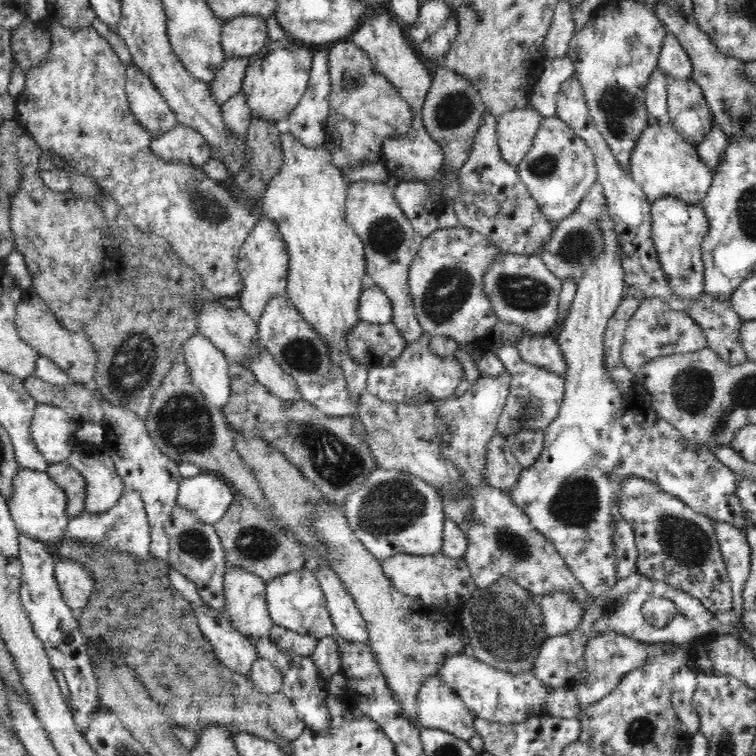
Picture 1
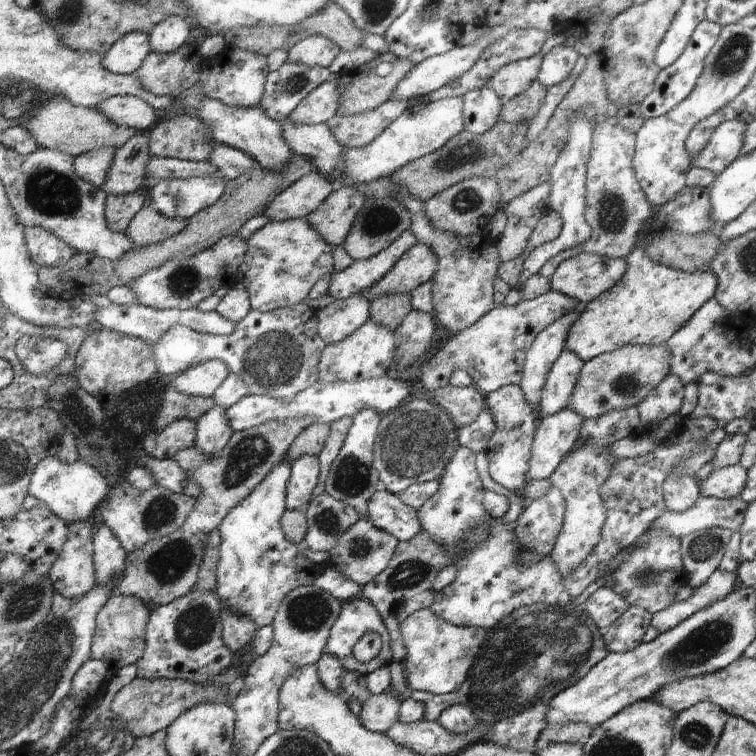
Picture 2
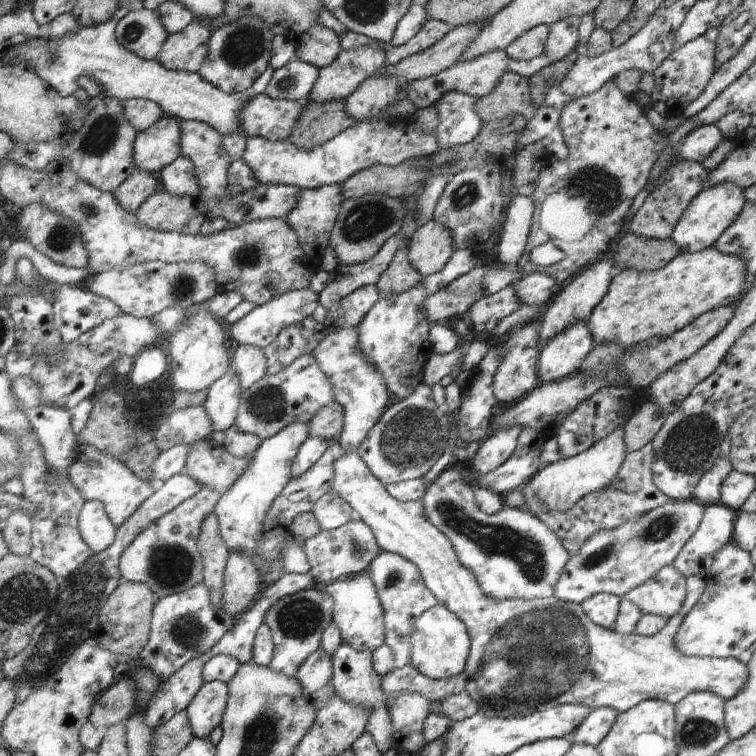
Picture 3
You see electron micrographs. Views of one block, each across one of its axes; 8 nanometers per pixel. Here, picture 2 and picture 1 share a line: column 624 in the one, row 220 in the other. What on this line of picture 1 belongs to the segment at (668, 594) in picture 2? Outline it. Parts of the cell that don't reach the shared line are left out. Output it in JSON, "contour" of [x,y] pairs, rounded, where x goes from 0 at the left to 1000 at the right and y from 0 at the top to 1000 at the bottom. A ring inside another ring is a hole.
{"contour":[[[791,237],[780,246],[775,259],[770,262],[762,278],[735,294],[731,310],[724,316],[721,331],[710,335],[709,339],[720,347],[720,351],[741,369],[741,373],[757,370],[762,378],[767,376],[767,369],[775,362],[775,357],[799,336],[799,311],[796,311],[795,283],[800,274],[800,257],[798,246]]]}

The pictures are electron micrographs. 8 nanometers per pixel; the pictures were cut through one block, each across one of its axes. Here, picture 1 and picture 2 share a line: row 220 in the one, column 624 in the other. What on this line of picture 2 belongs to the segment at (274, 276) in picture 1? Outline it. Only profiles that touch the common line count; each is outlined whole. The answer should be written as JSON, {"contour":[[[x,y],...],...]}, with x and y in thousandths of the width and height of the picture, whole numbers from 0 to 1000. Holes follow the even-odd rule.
{"contour":[[[763,336],[755,339],[753,344],[745,344],[742,349],[734,354],[734,360],[725,369],[728,385],[739,386],[745,392],[753,392],[758,397],[763,397],[770,403],[790,396],[800,384],[806,384],[816,370],[821,368],[827,357],[825,341],[795,341],[790,336]]]}

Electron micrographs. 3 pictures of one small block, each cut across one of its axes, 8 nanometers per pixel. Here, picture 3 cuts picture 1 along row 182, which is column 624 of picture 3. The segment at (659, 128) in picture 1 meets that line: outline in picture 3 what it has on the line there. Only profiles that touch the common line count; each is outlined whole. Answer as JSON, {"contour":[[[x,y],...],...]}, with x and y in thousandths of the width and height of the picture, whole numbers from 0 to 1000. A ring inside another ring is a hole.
{"contour":[[[471,595],[454,599],[448,606],[443,607],[443,611],[439,615],[442,628],[437,640],[437,646],[440,647],[452,660],[456,660],[466,669],[466,673],[476,683],[476,688],[491,700],[499,722],[505,729],[522,731],[525,735],[533,737],[536,741],[545,743],[552,750],[552,754],[554,754],[554,759],[558,762],[560,772],[567,779],[567,783],[573,784],[573,788],[575,788],[575,791],[581,795],[581,799],[589,800],[615,827],[618,839],[620,840],[622,856],[619,860],[616,877],[614,878],[612,893],[615,905],[612,915],[620,921],[623,926],[627,926],[631,930],[636,942],[644,935],[647,938],[656,938],[657,942],[663,942],[663,947],[694,947],[694,942],[717,939],[738,931],[771,930],[782,938],[790,935],[808,935],[820,943],[832,939],[832,935],[840,934],[841,931],[845,931],[845,929],[856,925],[872,925],[892,933],[905,921],[922,914],[935,914],[943,917],[944,919],[948,919],[951,923],[955,923],[958,927],[960,927],[967,922],[971,922],[975,915],[984,910],[987,899],[989,898],[989,886],[980,874],[976,874],[970,869],[952,872],[946,869],[903,868],[890,852],[890,843],[894,837],[896,829],[901,825],[901,821],[907,813],[907,810],[922,796],[922,792],[930,783],[933,759],[918,759],[910,763],[905,763],[907,784],[902,800],[890,815],[886,815],[881,820],[880,828],[877,828],[872,836],[868,836],[864,841],[860,843],[851,843],[849,840],[844,840],[840,836],[825,843],[820,839],[816,839],[811,833],[786,827],[776,817],[776,815],[774,815],[774,811],[771,810],[771,806],[767,803],[767,800],[737,794],[733,788],[697,794],[668,792],[664,795],[653,795],[638,784],[638,780],[634,778],[628,763],[626,759],[623,759],[623,755],[618,754],[615,750],[611,750],[610,746],[606,745],[595,717],[561,684],[560,671],[556,661],[528,664],[525,660],[515,656],[515,652],[509,648],[508,642],[505,642],[501,635],[499,635],[497,630],[492,628],[492,624],[488,624],[485,615],[480,611],[480,608],[478,608],[478,606],[475,606]]]}

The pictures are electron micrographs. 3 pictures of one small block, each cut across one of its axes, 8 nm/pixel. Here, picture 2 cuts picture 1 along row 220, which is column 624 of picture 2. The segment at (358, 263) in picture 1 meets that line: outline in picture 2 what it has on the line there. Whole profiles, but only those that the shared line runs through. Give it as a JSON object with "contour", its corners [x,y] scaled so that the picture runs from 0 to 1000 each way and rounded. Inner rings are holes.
{"contour":[[[839,328],[827,341],[827,357],[821,368],[811,376],[806,384],[800,384],[790,396],[770,403],[765,423],[755,429],[753,442],[745,455],[746,464],[758,466],[769,479],[774,480],[799,467],[808,467],[815,462],[831,456],[865,458],[876,456],[917,415],[927,407],[935,397],[940,397],[948,381],[948,368],[939,354],[919,357],[919,360],[905,360],[894,357],[877,349],[861,347],[856,339]]]}

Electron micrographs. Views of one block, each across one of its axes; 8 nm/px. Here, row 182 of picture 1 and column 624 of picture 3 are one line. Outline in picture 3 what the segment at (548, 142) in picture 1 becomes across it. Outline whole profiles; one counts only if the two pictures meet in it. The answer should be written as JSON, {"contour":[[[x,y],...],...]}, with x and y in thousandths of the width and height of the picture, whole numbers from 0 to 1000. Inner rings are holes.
{"contour":[[[917,659],[881,663],[839,689],[784,705],[759,734],[750,738],[731,779],[737,794],[769,799],[790,784],[820,790],[861,765],[876,749],[888,747],[910,712],[922,701],[933,668]]]}

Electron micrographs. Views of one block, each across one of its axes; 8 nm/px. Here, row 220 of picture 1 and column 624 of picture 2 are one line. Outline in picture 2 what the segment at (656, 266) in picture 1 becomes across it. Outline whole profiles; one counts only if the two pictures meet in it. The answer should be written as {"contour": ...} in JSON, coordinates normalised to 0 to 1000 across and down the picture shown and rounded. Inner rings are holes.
{"contour":[[[847,803],[831,804],[796,837],[796,847],[804,862],[824,864],[841,858],[852,849],[852,840],[860,829],[861,812]]]}

